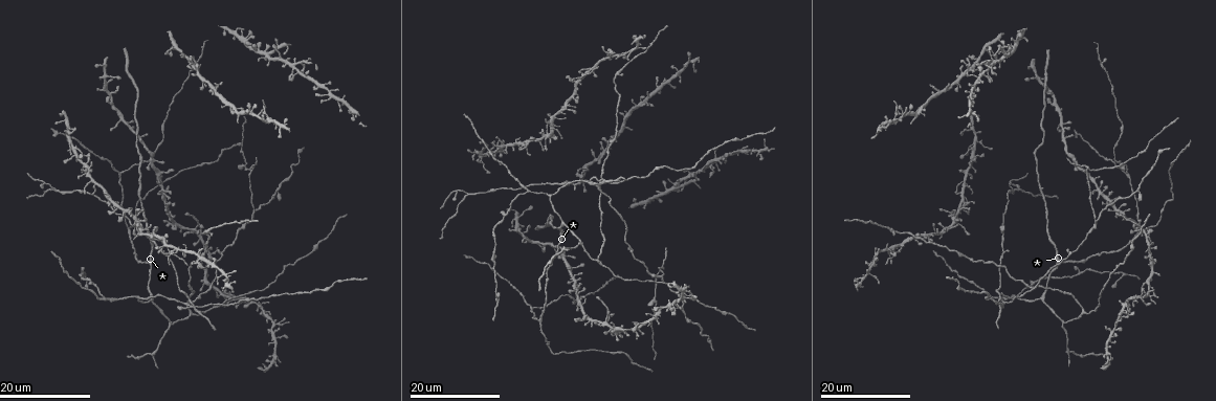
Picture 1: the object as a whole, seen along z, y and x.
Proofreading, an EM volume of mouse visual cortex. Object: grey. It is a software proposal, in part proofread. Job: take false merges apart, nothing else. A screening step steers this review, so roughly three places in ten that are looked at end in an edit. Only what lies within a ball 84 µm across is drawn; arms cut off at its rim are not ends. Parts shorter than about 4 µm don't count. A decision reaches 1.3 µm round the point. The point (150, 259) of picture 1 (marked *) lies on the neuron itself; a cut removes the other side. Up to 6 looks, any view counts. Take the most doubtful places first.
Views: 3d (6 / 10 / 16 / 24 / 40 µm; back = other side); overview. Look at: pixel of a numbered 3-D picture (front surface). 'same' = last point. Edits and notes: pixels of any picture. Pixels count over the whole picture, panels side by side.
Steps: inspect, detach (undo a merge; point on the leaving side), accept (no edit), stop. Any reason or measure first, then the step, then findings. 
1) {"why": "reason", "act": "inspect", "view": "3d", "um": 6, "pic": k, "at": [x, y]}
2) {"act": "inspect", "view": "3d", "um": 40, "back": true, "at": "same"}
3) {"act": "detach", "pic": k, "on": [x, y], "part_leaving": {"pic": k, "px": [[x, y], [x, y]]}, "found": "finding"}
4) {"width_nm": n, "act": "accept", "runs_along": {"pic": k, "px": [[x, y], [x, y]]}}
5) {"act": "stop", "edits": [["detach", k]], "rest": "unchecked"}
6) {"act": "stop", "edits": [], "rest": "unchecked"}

{"why": "a fork", "act": "inspect", "view": "3d", "um": 16, "pic": 1, "at": [660, 279]}

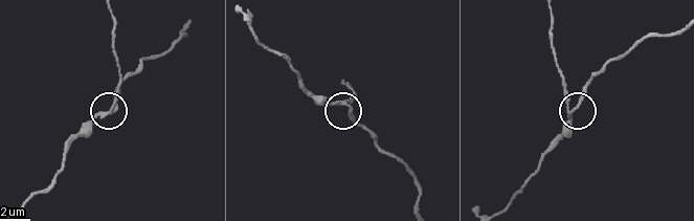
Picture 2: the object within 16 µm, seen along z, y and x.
{"why": "closer look", "act": "inspect", "view": "3d", "um": 10, "pic": 2, "at": [347, 105]}

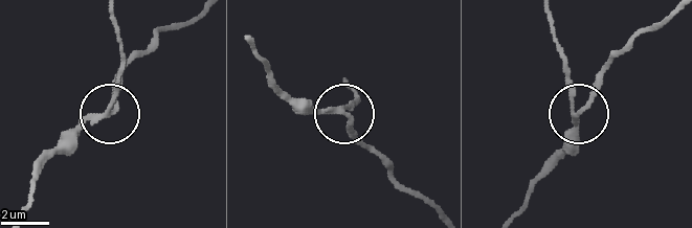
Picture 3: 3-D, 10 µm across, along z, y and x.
{"width_nm": 180, "act": "detach", "pic": 3, "on": [353, 107], "part_leaving": {"pic": 3, "px": [[101, 113], [112, 97], [123, 61], [114, 19]]}, "found": "a second neuron is stuck on"}

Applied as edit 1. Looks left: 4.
{"why": "four-way junction", "act": "inspect", "view": "3d", "um": 24, "pic": 1, "at": [277, 322]}

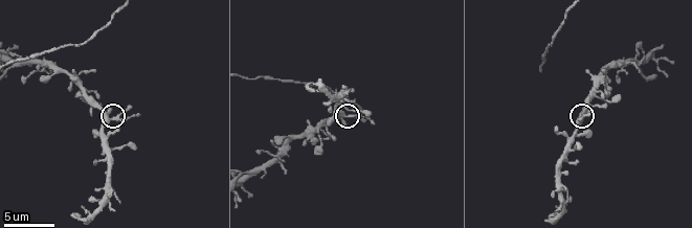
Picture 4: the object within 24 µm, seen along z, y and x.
{"why": "closer look", "act": "inspect", "view": "3d", "um": 10, "pic": 4, "at": [114, 120]}

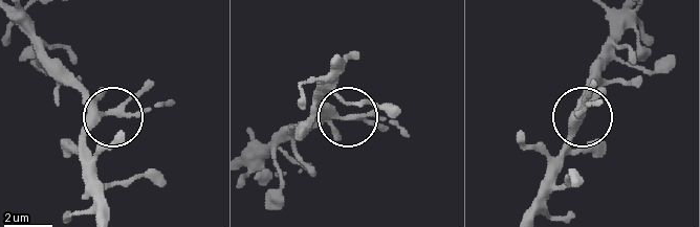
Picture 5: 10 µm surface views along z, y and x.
{"width_nm": 300, "act": "accept", "runs_along": {"pic": 5, "px": [[17, 26], [107, 112], [137, 116], [172, 104]]}, "found": "all the same neuron"}

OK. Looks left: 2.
{"why": "thin arm on a thick one", "act": "inspect", "view": "3d", "um": 16, "pic": 1, "at": [196, 227]}

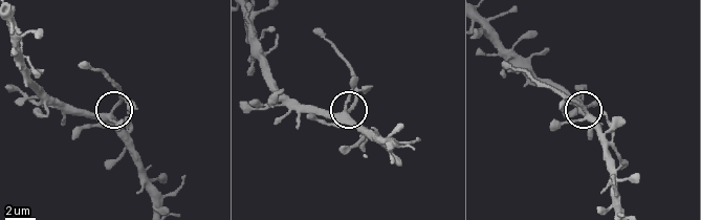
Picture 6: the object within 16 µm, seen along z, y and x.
{"why": "zoom in", "act": "inspect", "view": "3d", "um": 6, "pic": 6, "at": [112, 112]}

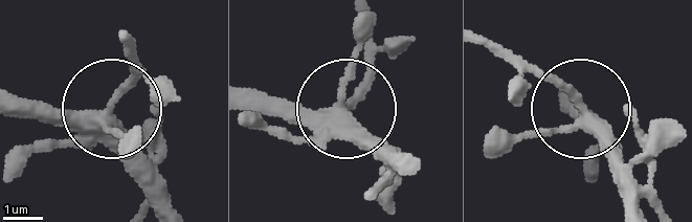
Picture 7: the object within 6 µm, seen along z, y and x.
{"width_nm": 350, "act": "accept", "runs_along": {"pic": 7, "px": [[561, 102], [578, 108], [511, 51]]}, "found": "all the same neuron"}

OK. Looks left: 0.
{"act": "stop", "edits": [["detach", 3]], "rest": "unchecked"}

